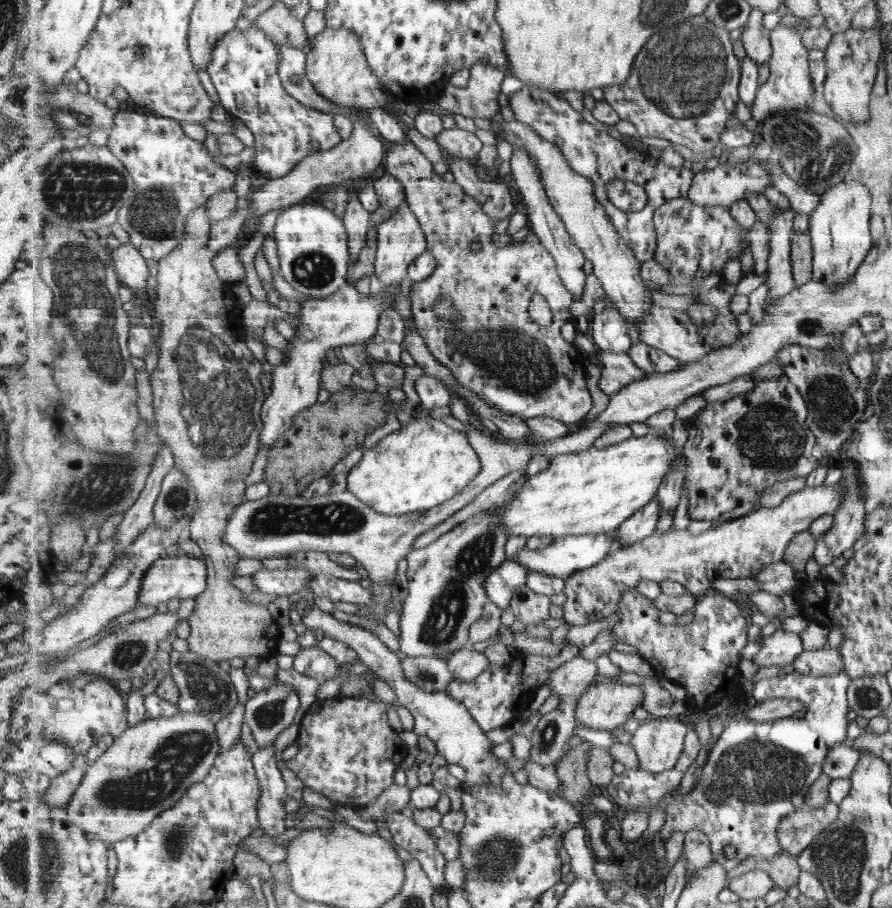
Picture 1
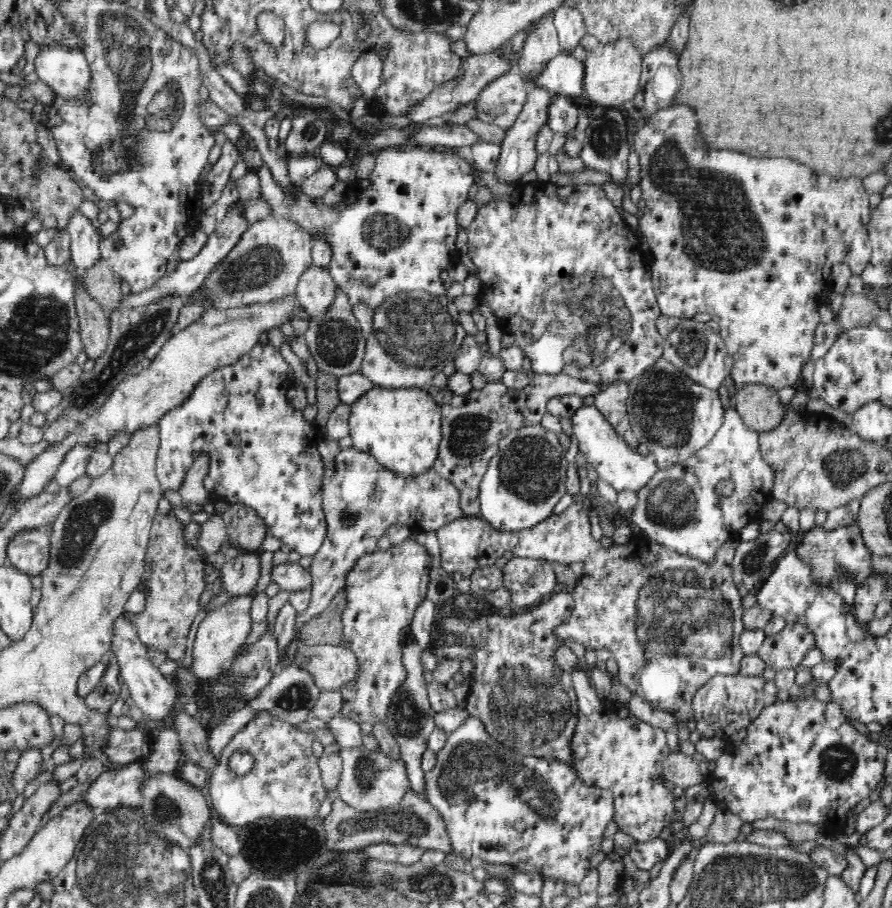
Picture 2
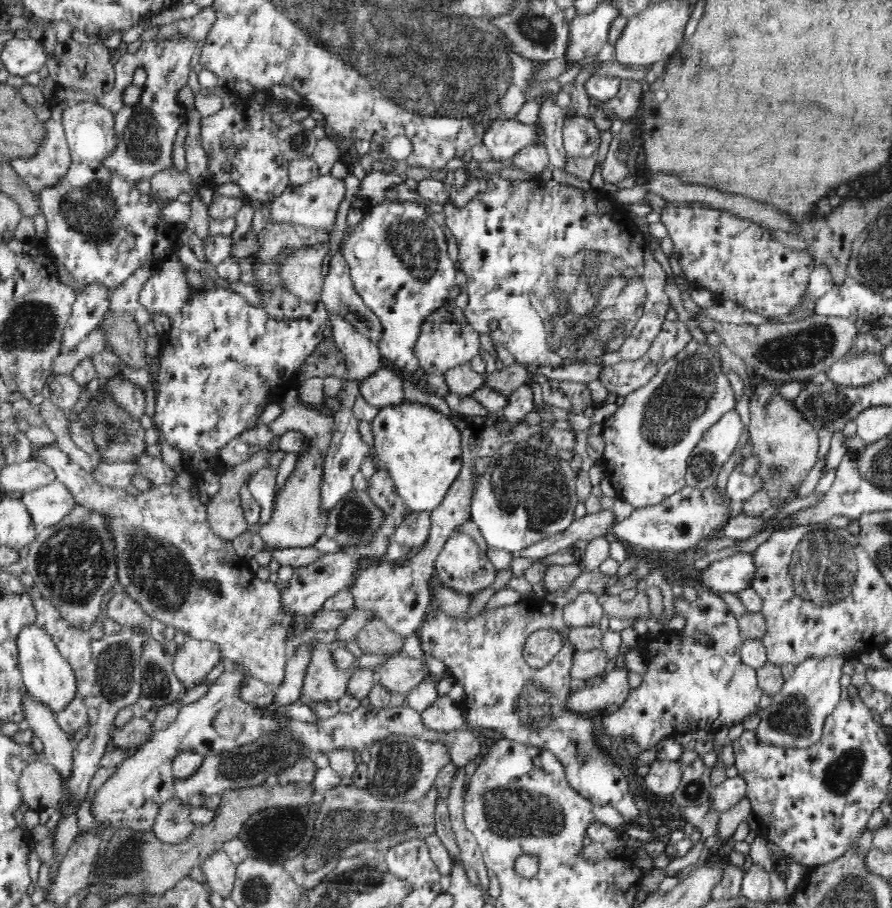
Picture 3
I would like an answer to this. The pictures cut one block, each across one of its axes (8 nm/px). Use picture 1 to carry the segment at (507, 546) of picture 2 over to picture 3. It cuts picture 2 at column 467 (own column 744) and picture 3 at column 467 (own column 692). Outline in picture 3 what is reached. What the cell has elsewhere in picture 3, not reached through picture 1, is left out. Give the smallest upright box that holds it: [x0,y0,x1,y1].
[435,532,497,595]

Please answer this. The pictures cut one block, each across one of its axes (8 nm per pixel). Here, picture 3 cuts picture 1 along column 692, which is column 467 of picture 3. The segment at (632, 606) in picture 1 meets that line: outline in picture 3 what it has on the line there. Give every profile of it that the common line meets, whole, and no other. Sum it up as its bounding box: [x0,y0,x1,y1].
[418,598,640,823]

